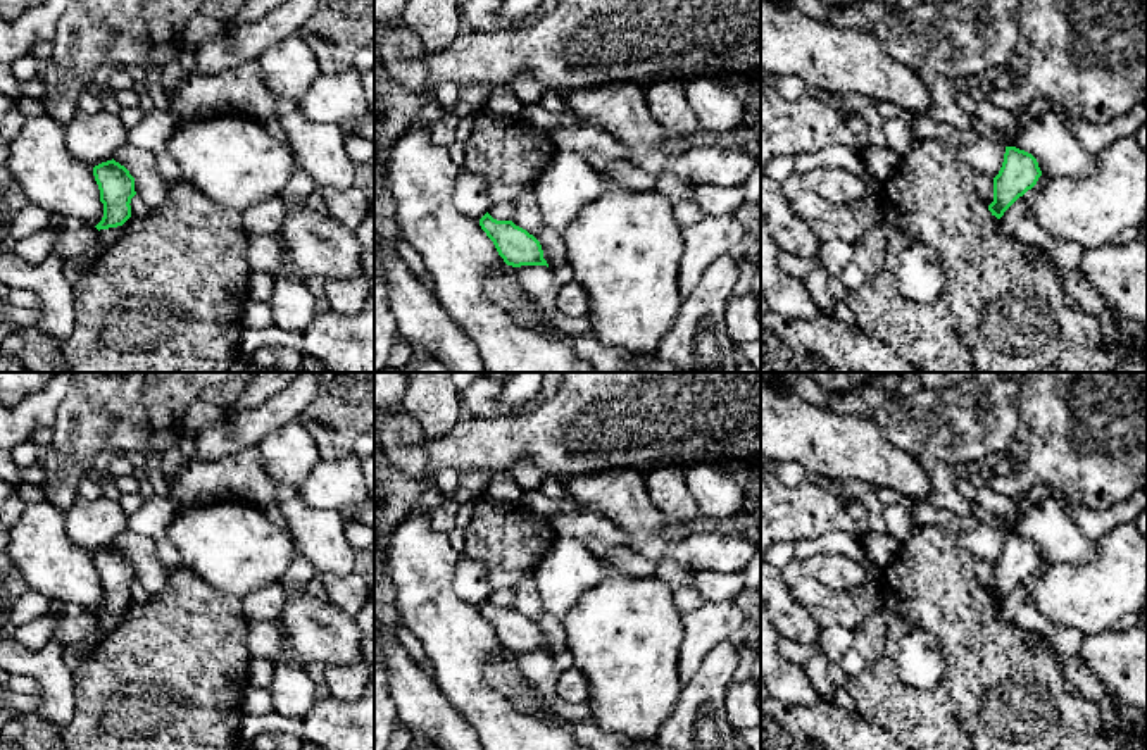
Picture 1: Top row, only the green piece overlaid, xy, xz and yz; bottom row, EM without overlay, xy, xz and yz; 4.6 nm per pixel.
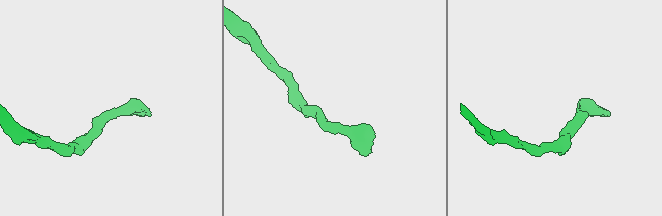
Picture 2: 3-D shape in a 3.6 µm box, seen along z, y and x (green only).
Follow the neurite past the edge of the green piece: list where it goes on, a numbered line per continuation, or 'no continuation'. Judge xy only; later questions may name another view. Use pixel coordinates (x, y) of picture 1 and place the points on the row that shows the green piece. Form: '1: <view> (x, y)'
no continuation

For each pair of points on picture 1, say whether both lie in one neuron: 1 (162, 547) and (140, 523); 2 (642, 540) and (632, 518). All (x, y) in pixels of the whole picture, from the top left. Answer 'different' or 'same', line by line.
1: same
2: different

